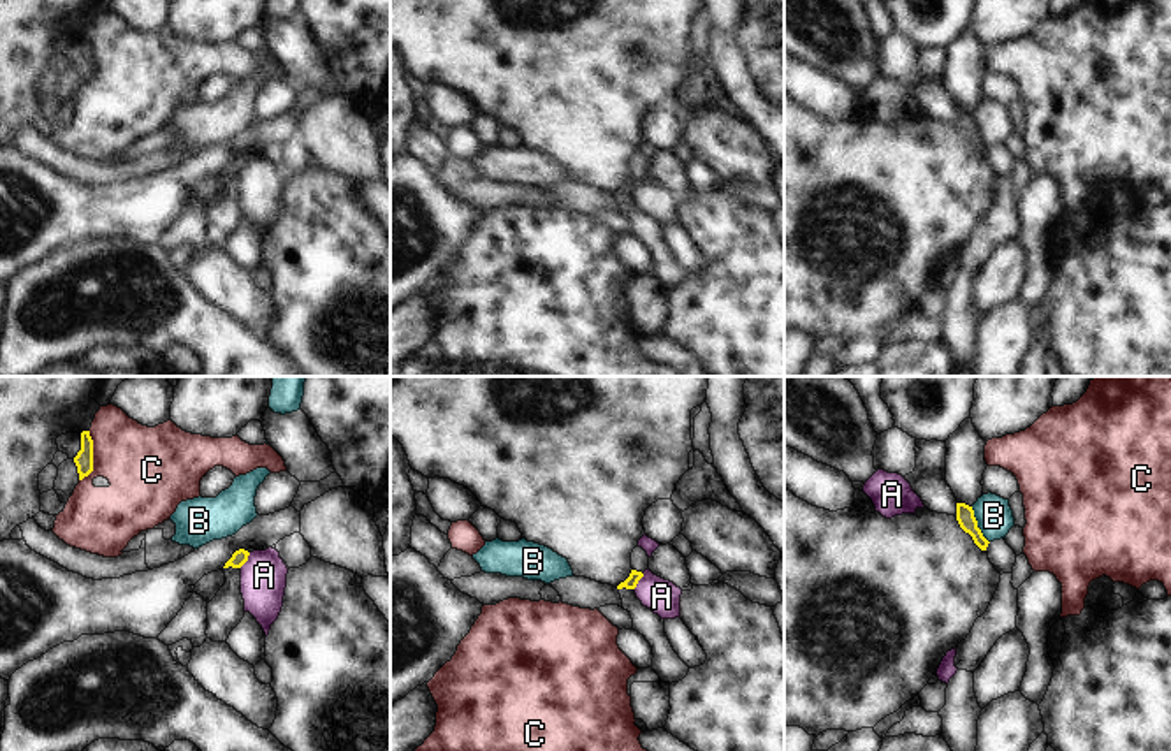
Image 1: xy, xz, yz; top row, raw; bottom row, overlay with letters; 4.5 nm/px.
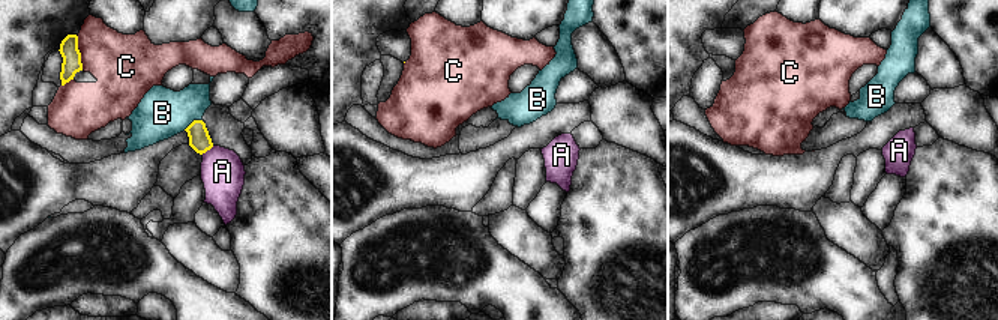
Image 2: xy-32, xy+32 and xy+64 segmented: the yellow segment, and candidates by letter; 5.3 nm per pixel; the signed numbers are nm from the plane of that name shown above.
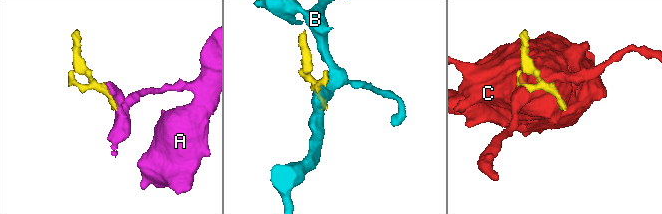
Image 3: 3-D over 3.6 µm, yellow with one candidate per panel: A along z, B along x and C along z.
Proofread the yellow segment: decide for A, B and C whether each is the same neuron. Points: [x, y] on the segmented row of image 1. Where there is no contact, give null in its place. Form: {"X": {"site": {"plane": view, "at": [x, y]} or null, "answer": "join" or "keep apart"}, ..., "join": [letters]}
{"A": {"site": {"plane": "xy", "at": [247, 560]}, "answer": "keep apart"}, "B": {"site": {"plane": "yz", "at": [976, 524]}, "answer": "keep apart"}, "C": {"site": {"plane": "xy", "at": [92, 458]}, "answer": "keep apart"}, "join": []}

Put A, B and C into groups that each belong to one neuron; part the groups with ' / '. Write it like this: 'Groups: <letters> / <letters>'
Groups: A / B / C

